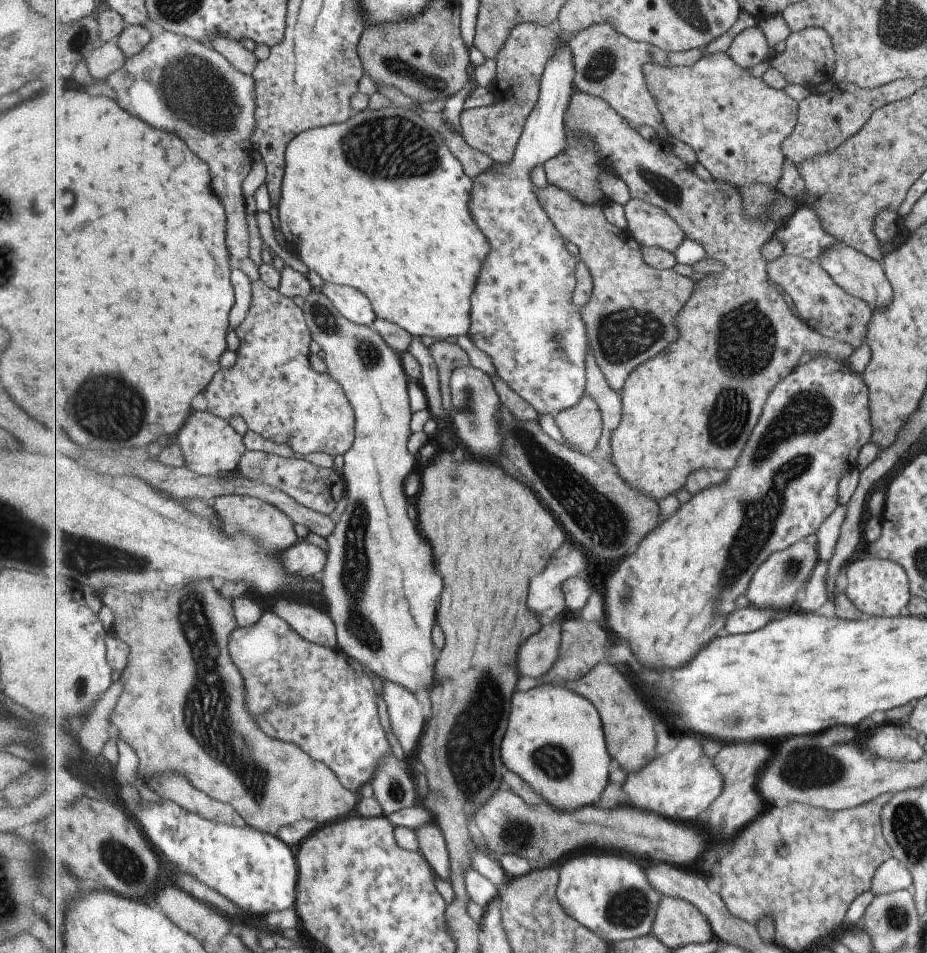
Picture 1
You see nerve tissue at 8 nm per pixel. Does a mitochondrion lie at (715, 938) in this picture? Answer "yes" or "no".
no

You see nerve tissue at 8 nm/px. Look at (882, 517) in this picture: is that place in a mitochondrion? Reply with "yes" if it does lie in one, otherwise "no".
no

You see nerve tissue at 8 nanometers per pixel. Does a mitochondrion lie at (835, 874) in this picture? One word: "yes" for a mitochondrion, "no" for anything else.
no

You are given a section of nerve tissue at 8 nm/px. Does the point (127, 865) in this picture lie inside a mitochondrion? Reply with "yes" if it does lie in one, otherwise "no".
yes

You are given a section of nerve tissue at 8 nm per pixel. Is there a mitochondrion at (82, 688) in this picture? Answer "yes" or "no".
yes

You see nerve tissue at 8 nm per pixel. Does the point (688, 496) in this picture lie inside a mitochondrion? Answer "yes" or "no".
no

